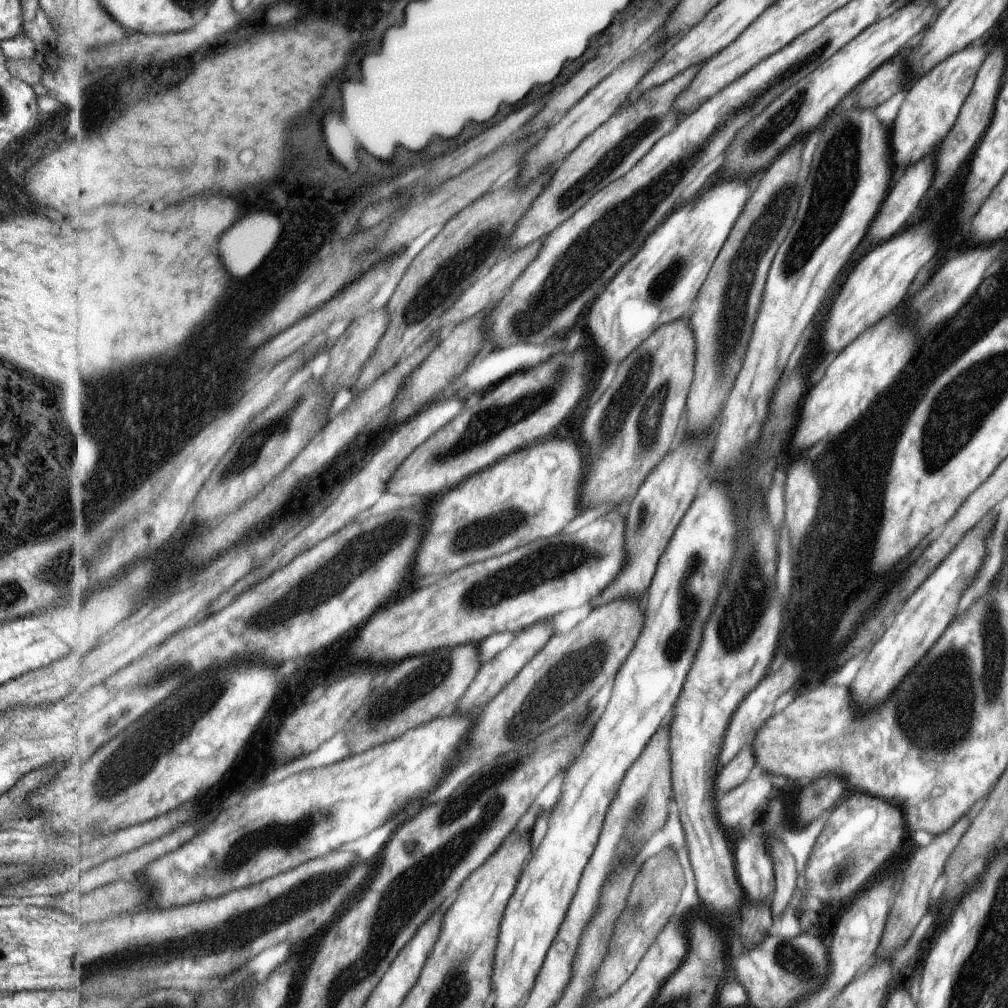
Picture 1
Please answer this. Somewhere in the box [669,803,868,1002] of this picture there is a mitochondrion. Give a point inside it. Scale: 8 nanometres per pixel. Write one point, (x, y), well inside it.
(798, 963)

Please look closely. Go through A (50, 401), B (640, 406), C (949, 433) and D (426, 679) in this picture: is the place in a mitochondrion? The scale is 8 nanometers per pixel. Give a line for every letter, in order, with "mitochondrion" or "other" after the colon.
A: other
B: mitochondrion
C: mitochondrion
D: mitochondrion

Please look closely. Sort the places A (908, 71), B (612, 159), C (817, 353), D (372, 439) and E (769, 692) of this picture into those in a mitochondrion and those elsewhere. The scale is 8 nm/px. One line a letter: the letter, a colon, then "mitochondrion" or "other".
A: other
B: mitochondrion
C: other
D: other
E: other

